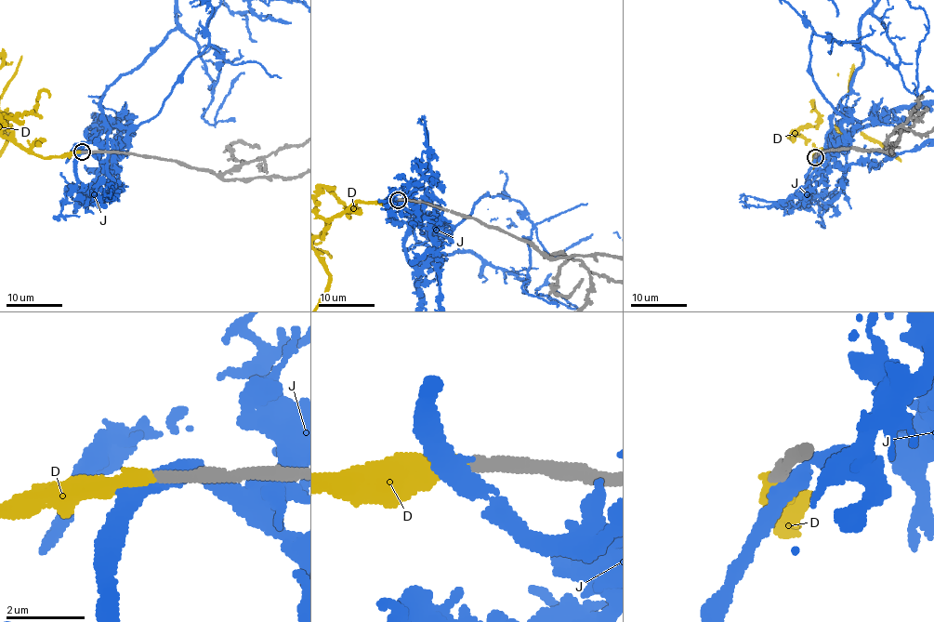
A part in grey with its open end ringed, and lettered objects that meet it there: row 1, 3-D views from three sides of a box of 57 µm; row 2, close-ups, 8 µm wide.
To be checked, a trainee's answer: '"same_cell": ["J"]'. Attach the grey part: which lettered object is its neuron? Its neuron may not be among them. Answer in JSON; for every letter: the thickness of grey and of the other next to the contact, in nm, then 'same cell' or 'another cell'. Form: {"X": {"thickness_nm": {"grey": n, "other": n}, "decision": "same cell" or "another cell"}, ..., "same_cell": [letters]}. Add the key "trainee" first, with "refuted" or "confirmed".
{"trainee": "refuted", "D": {"thickness_nm": {"grey": 320, "other": 340}, "decision": "same cell"}, "J": {"thickness_nm": {"grey": 320, "other": 440}, "decision": "another cell"}, "same_cell": ["D"]}

